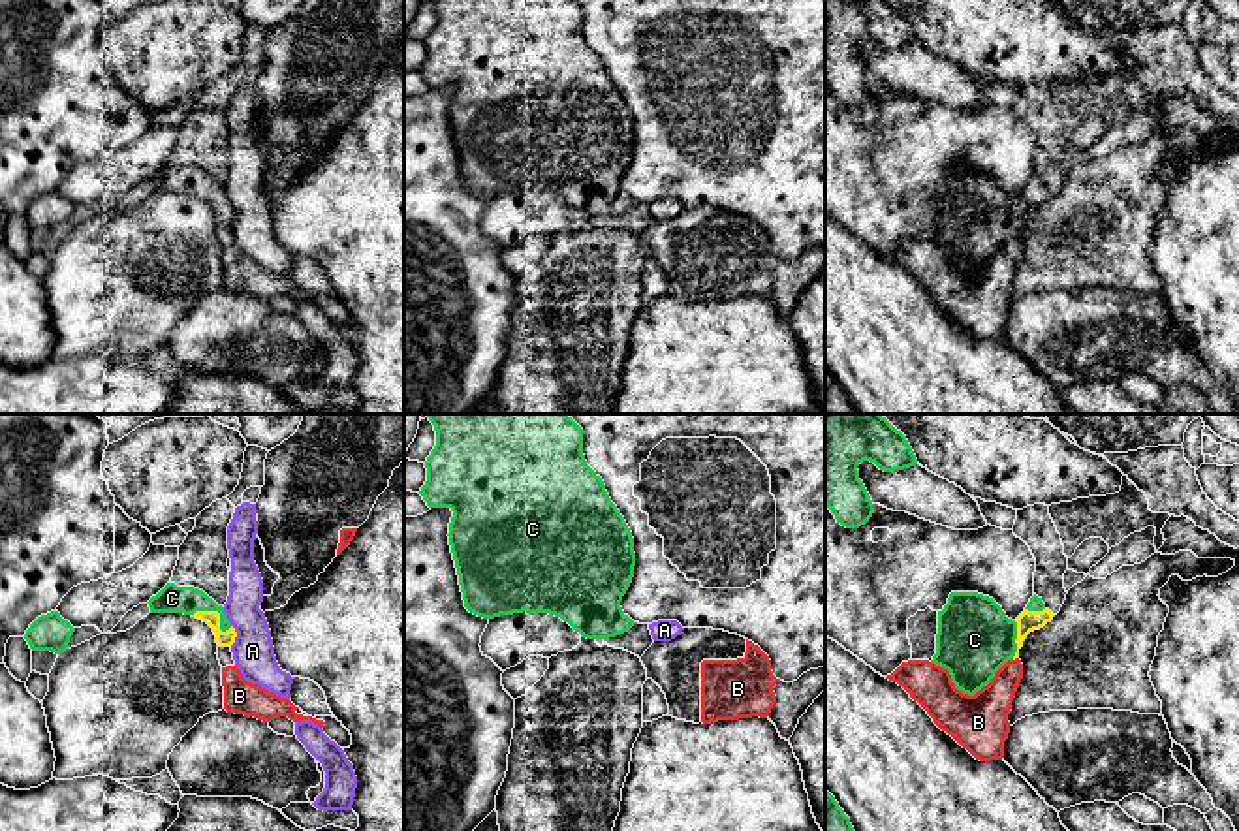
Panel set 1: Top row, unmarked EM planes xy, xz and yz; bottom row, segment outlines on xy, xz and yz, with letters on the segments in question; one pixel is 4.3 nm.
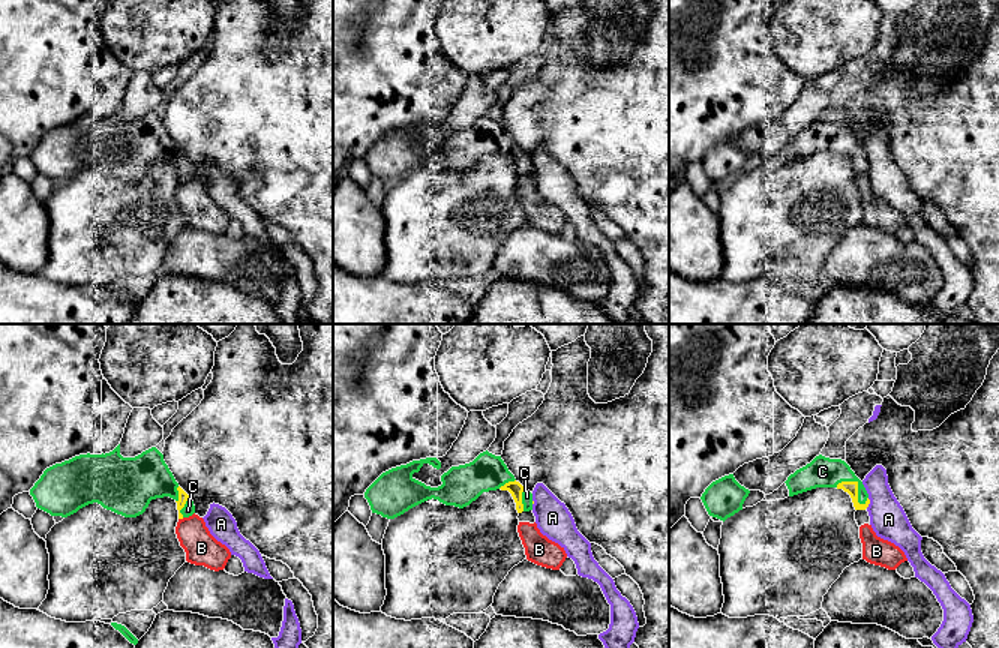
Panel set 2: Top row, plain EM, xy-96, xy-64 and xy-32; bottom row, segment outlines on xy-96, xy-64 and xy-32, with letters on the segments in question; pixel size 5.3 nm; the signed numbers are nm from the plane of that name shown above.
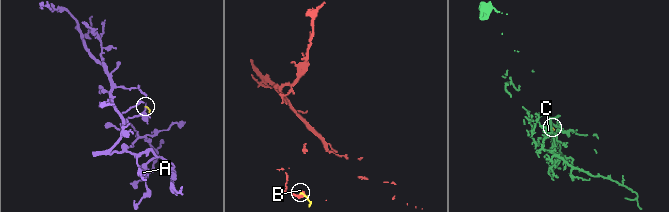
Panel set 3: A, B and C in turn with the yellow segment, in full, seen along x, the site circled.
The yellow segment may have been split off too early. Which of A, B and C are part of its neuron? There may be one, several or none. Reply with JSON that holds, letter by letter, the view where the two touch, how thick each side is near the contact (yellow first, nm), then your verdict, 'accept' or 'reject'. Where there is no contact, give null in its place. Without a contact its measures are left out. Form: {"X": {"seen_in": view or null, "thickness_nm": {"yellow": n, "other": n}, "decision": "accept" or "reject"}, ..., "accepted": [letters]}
{"A": {"seen_in": "xy", "thickness_nm": {"yellow": 70, "other": 180}, "decision": "reject"}, "B": {"seen_in": "yz", "thickness_nm": {"yellow": 90, "other": 180}, "decision": "reject"}, "C": {"seen_in": "xy", "thickness_nm": {"yellow": 70, "other": 120}, "decision": "accept"}, "accepted": ["C"]}

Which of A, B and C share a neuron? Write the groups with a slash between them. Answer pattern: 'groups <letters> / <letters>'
groups A / B / C

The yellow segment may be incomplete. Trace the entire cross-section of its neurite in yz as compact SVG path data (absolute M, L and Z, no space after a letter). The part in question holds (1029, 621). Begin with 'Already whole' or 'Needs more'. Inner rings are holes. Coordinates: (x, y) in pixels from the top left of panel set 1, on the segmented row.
Needs more. M951 592L938 611L936 654L931 662L949 671L957 690L974 696L1008 660L1019 658L1025 637L1053 617L1036 594L1012 620L989 596Z

